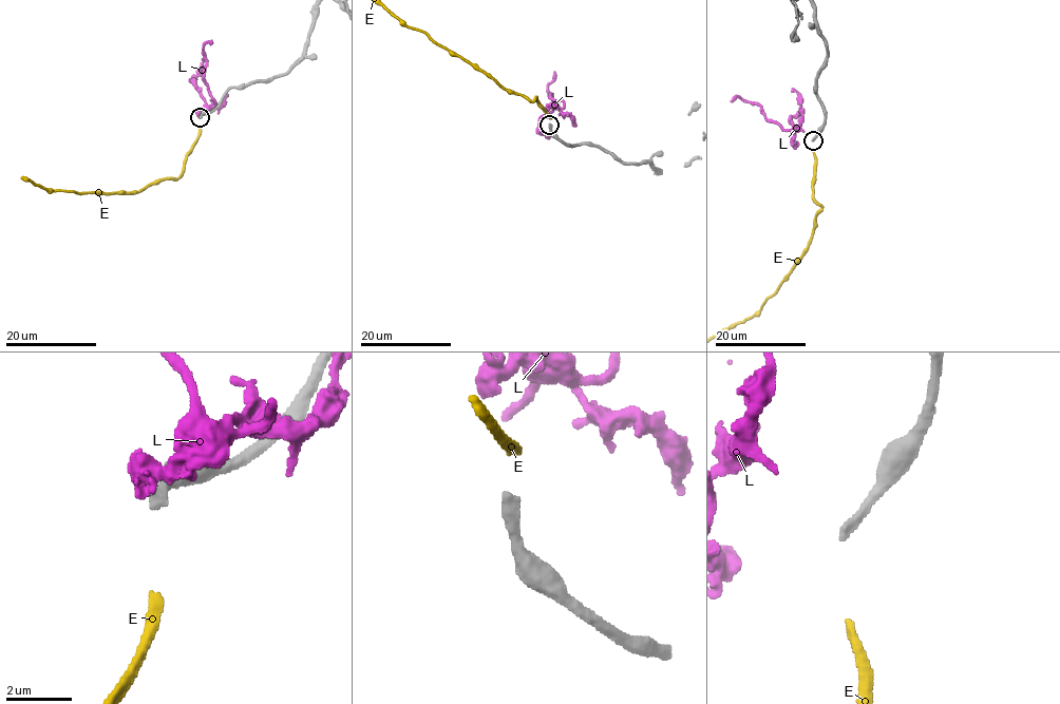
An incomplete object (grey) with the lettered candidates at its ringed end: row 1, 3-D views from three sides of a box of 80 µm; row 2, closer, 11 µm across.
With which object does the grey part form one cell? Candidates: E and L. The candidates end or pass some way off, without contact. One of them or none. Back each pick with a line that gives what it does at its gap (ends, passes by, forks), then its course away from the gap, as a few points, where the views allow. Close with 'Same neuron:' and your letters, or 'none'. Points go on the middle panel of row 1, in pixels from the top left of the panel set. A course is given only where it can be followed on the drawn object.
E: it ends there
Same neuron: E

